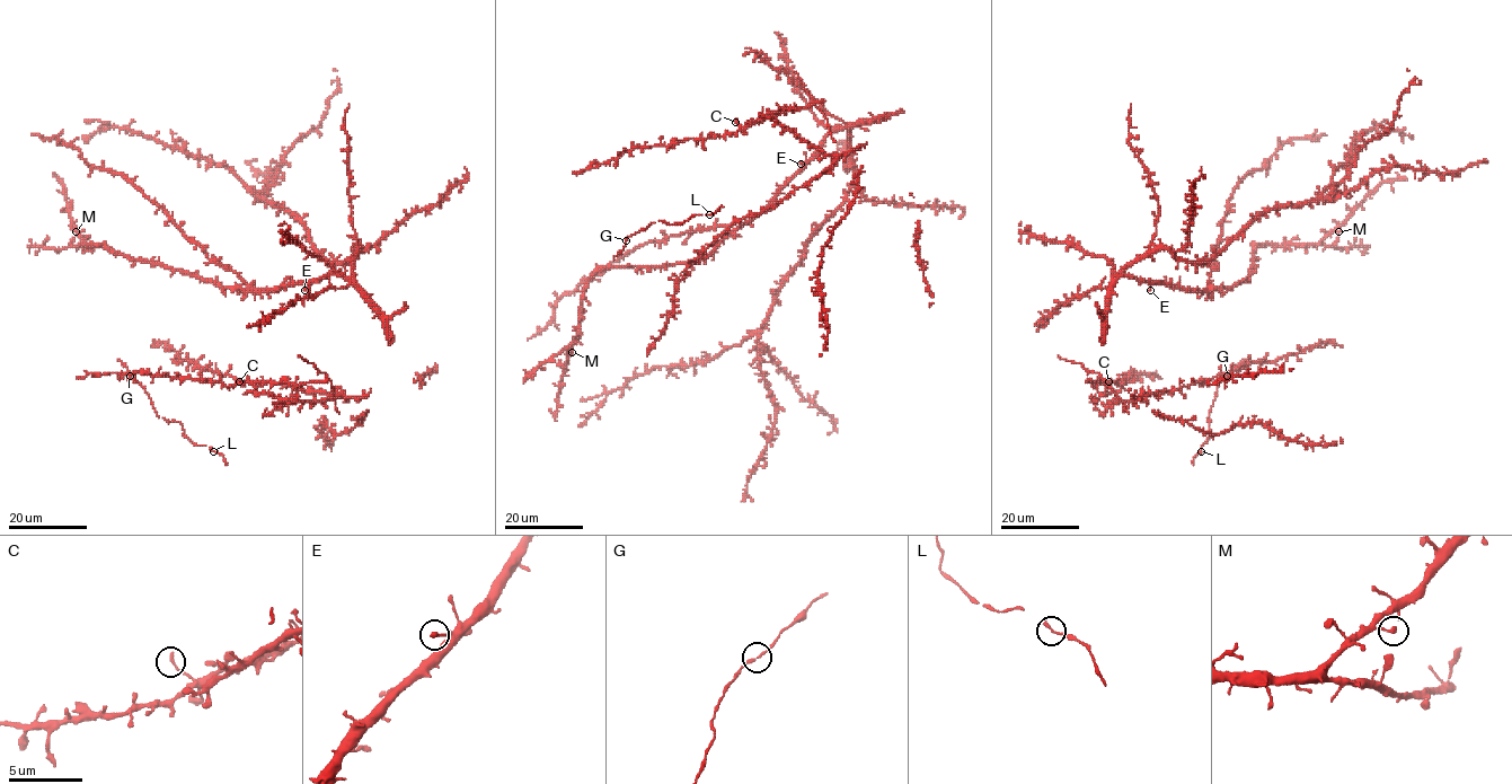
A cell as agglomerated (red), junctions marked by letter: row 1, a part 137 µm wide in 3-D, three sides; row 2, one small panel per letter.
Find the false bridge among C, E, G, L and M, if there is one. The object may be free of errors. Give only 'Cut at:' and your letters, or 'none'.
Cut at: none

